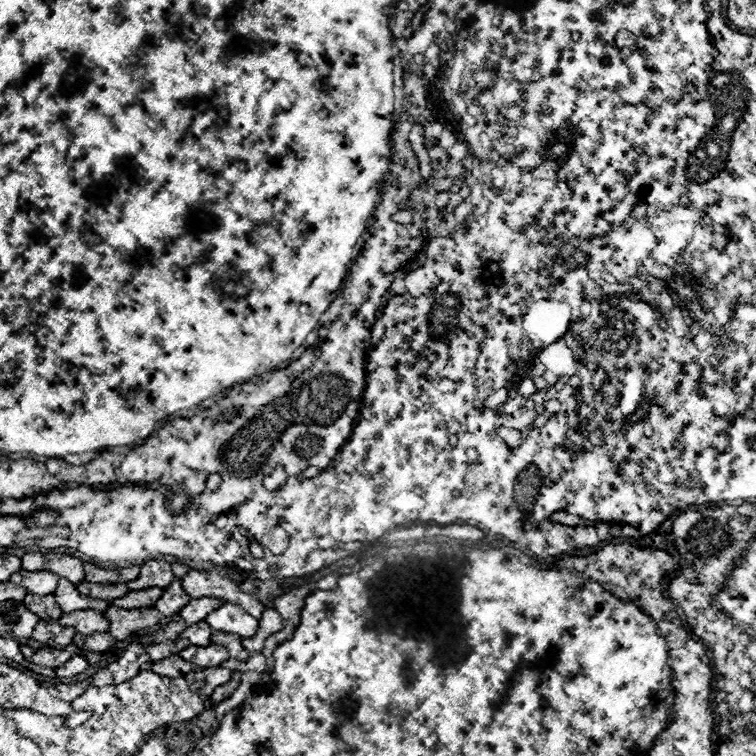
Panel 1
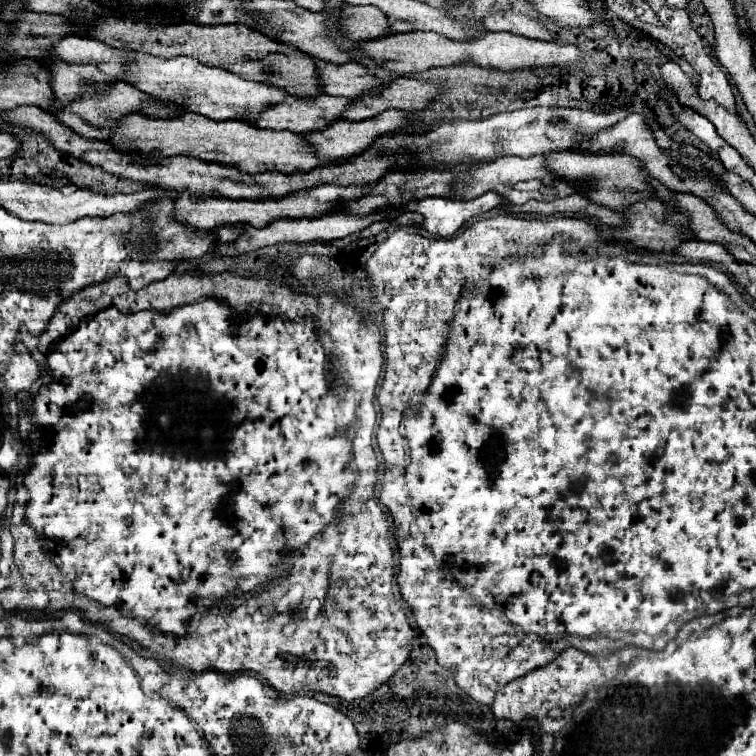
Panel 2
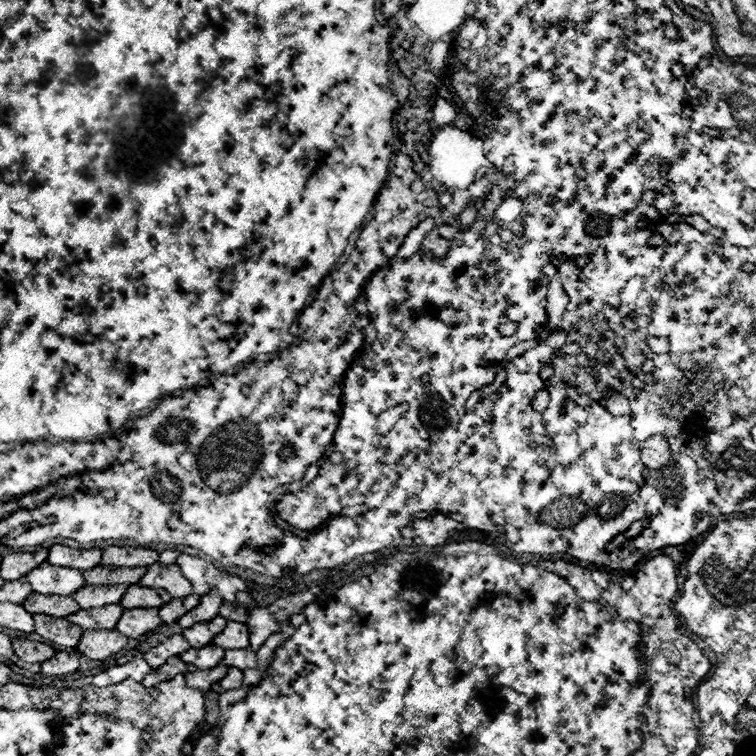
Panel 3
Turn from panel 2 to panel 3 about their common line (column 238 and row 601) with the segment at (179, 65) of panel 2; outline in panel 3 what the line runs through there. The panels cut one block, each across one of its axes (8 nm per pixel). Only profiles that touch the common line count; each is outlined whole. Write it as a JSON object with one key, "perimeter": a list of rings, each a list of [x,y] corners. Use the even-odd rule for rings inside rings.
{"perimeter":[[[84,586],[84,590],[78,590],[72,594],[72,598],[80,604],[82,610],[88,610],[106,604],[118,604],[126,590],[128,586]]]}

